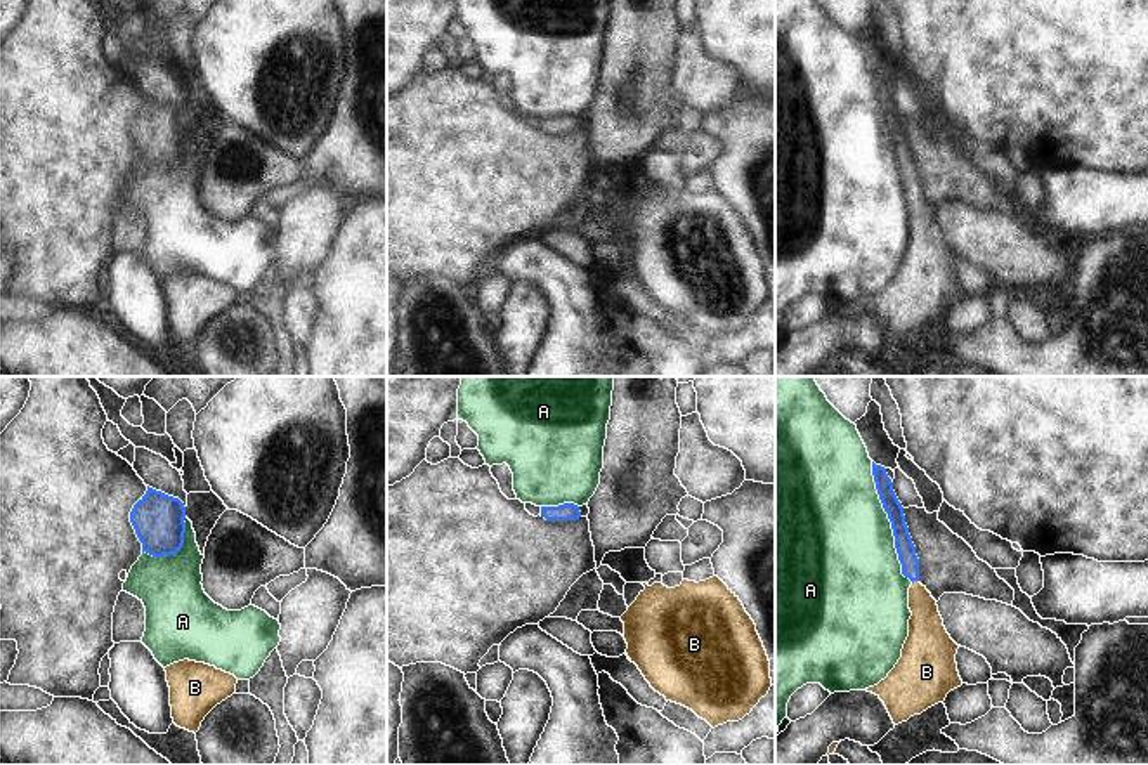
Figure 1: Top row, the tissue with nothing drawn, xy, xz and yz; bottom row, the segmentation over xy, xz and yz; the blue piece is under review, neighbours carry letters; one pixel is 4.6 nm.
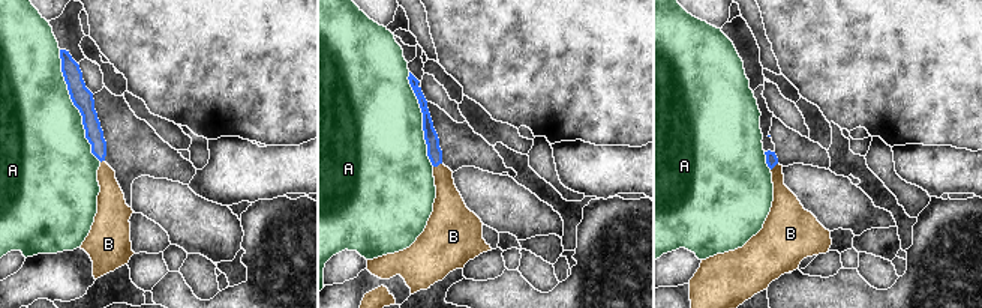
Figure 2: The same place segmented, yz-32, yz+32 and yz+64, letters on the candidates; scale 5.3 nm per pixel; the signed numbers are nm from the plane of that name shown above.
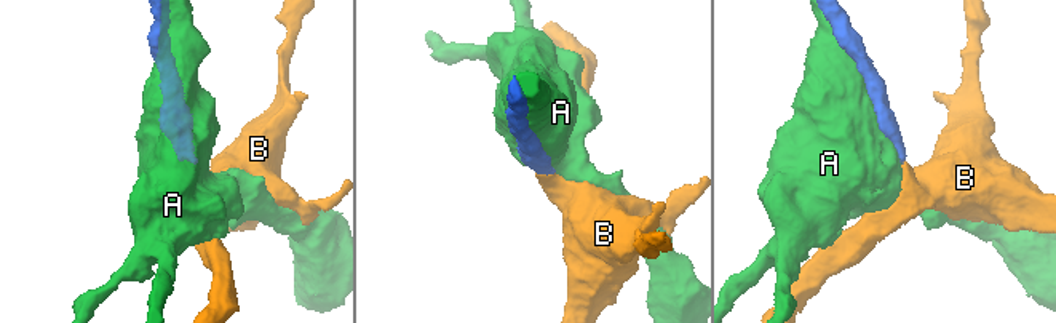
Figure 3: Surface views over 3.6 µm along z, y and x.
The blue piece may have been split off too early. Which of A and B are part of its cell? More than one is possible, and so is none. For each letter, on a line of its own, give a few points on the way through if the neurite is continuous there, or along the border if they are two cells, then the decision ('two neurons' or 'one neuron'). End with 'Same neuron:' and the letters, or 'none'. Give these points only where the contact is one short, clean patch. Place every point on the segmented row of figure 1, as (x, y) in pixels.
A: two neurons
B: runs through yz (904, 545), (914, 580), (925, 609), (926, 632); one neuron
Same neuron: B

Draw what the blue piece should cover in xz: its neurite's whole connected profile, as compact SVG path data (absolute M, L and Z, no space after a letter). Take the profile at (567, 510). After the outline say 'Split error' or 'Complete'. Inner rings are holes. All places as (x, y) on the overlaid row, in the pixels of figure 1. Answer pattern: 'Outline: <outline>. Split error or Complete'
Outline: M564 503L558 507L541 507L541 517L546 520L576 520L581 517L581 512L577 505Z. Complete

